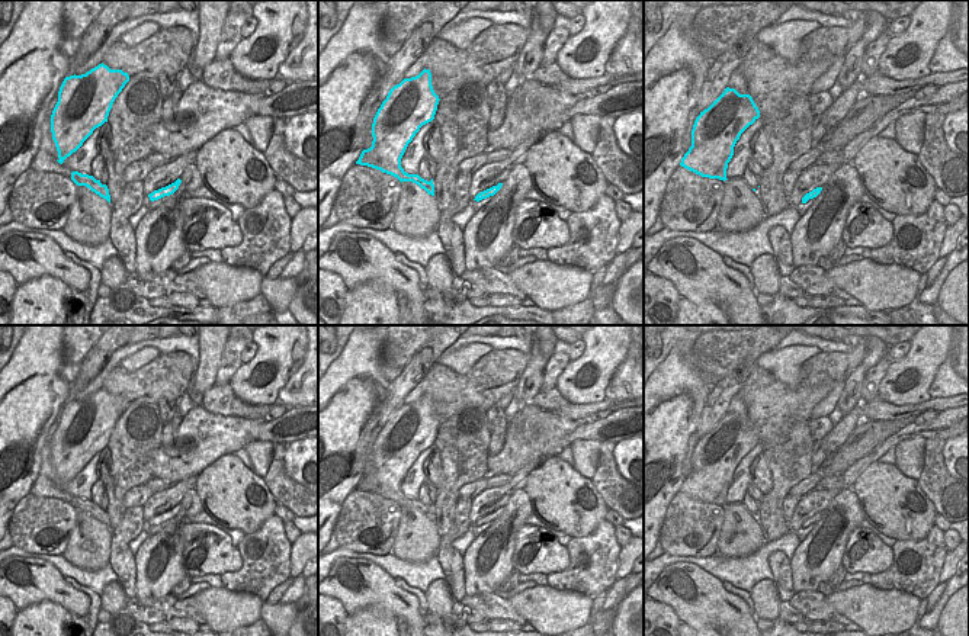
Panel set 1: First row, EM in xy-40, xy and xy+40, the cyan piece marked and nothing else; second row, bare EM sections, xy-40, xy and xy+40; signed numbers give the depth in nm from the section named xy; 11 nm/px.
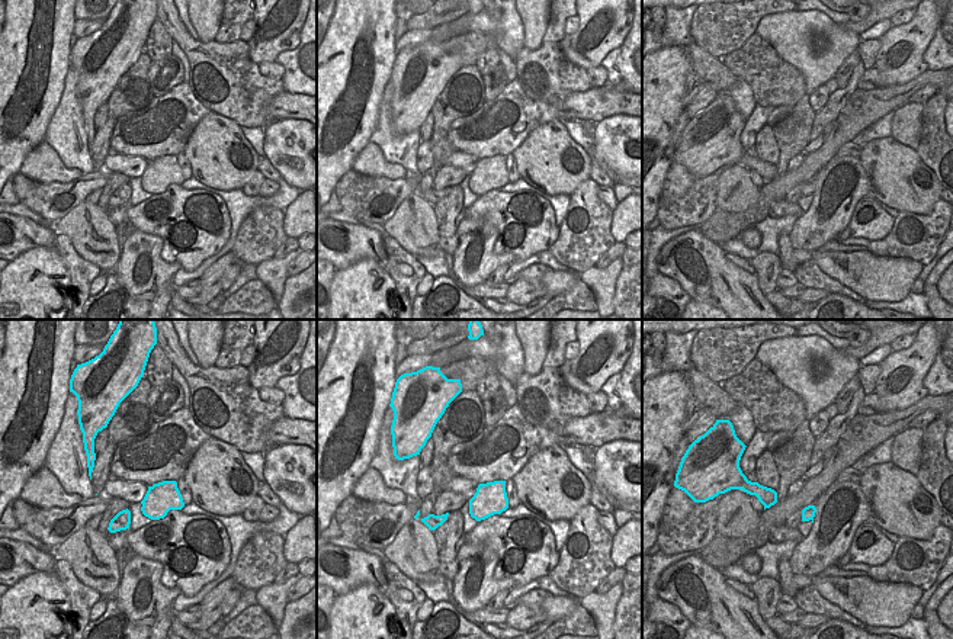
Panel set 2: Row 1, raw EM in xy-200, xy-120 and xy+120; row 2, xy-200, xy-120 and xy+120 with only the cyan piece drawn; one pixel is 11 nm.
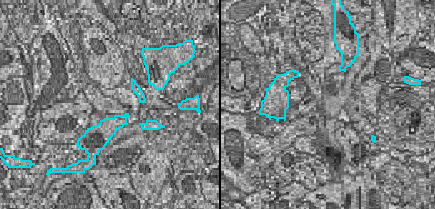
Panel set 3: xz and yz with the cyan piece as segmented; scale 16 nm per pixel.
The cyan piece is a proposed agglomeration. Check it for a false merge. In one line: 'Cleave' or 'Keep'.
Keep

